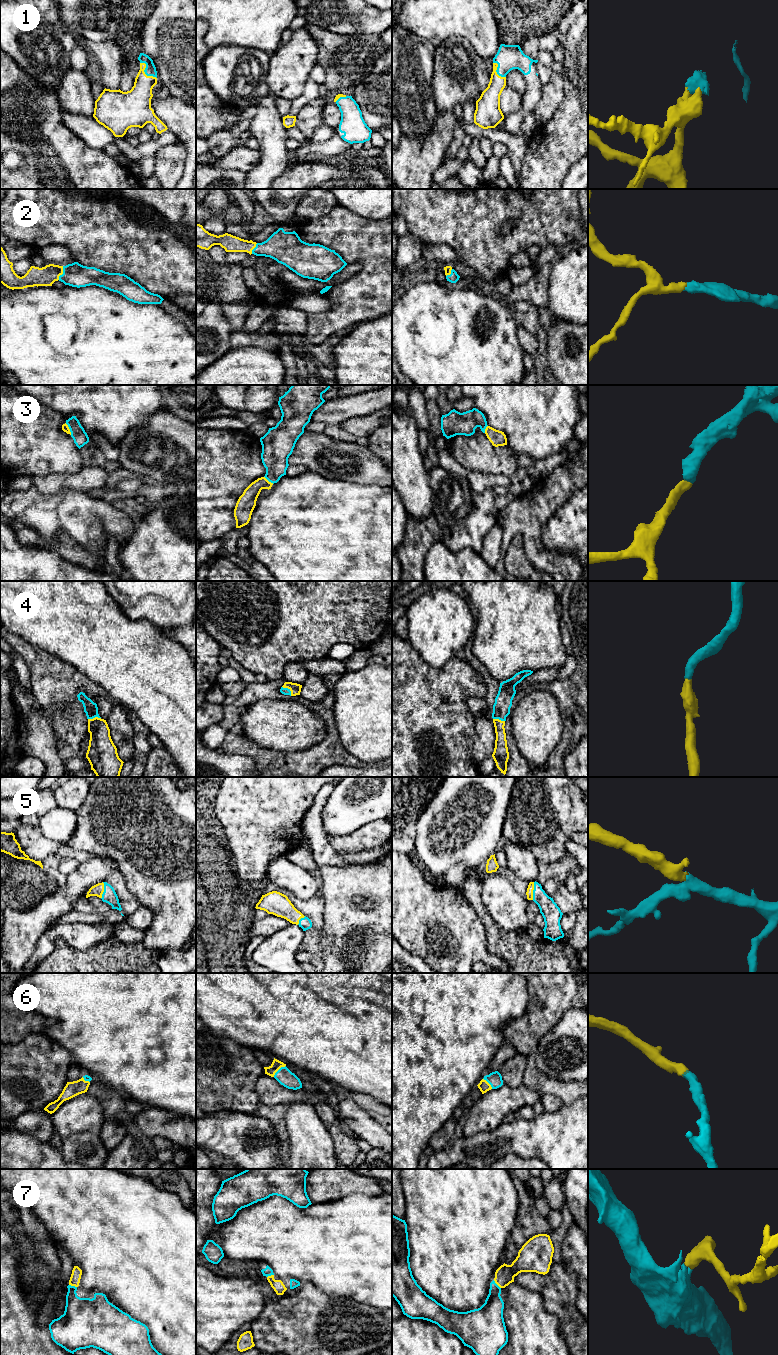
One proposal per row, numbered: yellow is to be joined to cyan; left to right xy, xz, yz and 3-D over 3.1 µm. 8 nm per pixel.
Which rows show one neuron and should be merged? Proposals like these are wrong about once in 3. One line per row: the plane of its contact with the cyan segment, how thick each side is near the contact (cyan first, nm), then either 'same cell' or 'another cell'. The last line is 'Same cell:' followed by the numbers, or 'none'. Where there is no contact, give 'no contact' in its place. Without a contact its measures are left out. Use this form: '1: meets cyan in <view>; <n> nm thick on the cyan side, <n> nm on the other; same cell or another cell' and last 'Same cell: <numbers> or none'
1: meets cyan in xy; 90 nm thick on the cyan side, 220 nm on the other; same cell
2: meets cyan in xy; 190 nm thick on the cyan side, 160 nm on the other; same cell
3: meets cyan in xy; 120 nm thick on the cyan side, 60 nm on the other; same cell
4: meets cyan in xz; 60 nm thick on the cyan side, 90 nm on the other; same cell
5: meets cyan in yz; 150 nm thick on the cyan side, 60 nm on the other; same cell
6: meets cyan in xz; 140 nm thick on the cyan side, 80 nm on the other; same cell
7: meets cyan in yz; 200 nm thick on the cyan side, 160 nm on the other; same cell
Same cell: 1, 2, 3, 4, 5, 6, 7

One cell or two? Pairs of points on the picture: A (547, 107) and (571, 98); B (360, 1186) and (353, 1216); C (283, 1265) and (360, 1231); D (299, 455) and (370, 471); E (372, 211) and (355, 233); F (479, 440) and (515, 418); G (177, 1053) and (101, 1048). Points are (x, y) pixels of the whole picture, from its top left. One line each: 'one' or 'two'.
A: two
B: two
C: one
D: one
E: two
F: two
G: one

